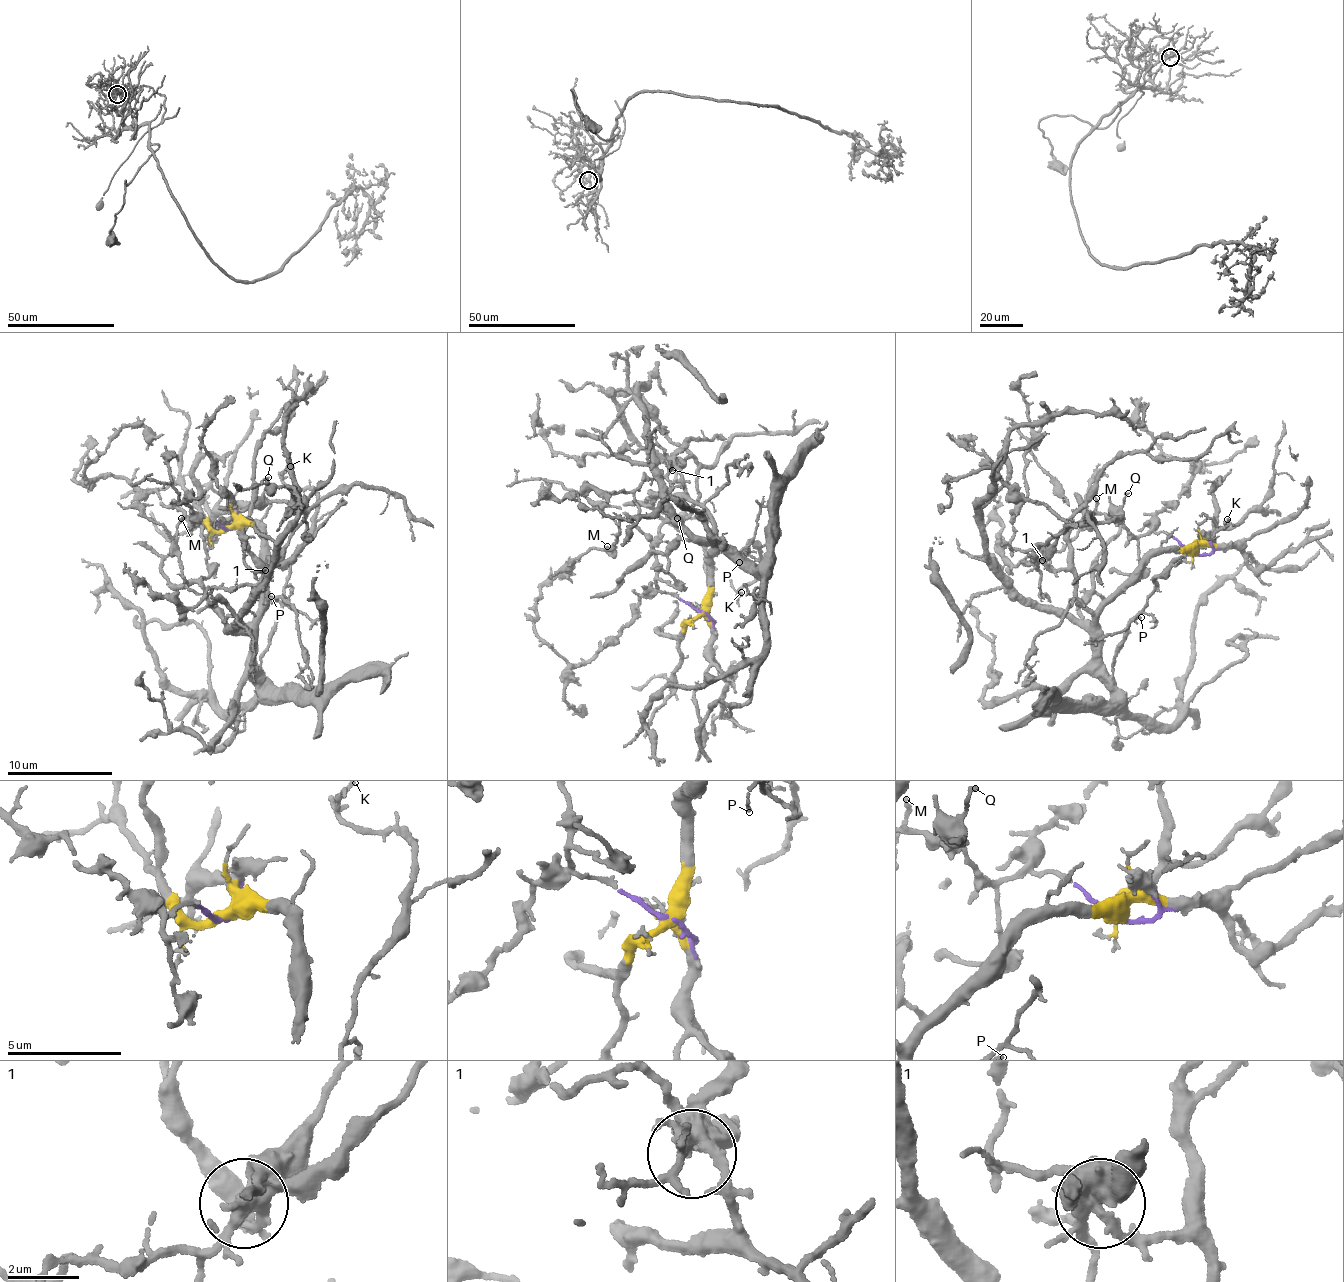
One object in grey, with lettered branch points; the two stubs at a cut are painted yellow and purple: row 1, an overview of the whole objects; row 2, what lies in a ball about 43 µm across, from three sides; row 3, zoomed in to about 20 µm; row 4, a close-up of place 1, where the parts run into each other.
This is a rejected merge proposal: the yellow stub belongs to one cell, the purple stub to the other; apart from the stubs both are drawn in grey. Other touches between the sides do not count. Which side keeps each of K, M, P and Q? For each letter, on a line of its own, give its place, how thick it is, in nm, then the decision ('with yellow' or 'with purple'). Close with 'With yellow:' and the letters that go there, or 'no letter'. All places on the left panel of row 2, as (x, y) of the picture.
K: place (290, 466); calibre 140 nm; with yellow
M: place (181, 518); calibre 160 nm; with purple
P: place (271, 596); calibre 150 nm; with yellow
Q: place (268, 477); calibre 150 nm; with purple
With yellow: K, P

